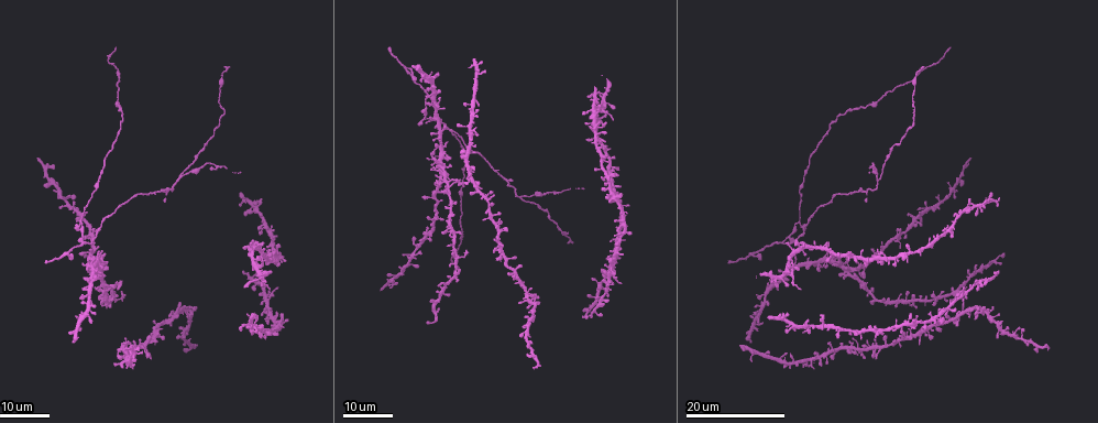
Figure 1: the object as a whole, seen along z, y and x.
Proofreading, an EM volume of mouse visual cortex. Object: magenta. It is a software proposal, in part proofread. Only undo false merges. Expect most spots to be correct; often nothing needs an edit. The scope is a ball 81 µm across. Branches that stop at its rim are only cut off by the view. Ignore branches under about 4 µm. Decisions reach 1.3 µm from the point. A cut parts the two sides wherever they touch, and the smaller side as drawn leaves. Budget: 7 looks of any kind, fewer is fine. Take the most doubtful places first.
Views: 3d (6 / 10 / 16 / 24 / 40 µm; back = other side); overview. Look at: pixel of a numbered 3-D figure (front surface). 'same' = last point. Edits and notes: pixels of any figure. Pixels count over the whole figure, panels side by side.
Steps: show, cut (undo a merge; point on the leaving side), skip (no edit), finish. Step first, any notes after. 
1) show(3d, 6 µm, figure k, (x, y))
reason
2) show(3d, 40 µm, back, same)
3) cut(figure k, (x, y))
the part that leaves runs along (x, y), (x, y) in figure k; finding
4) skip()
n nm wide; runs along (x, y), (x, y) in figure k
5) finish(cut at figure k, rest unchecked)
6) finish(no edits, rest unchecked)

show(3d, 16 µm, figure 1, (880, 180))
three-way junction

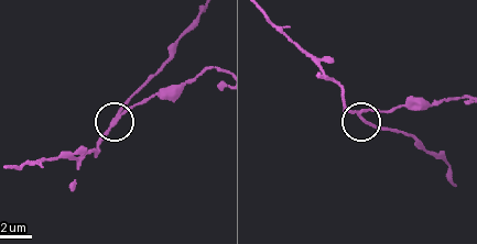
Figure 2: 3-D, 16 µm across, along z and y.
show(3d, 6 µm, figure 2, (114, 121))

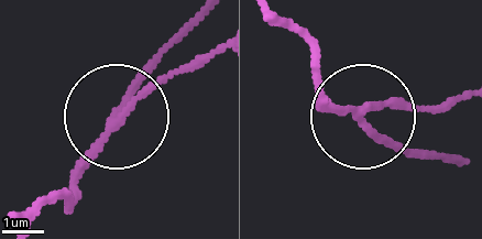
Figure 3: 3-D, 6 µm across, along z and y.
skip()
runs along (272, 11), (310, 53), (321, 102), (357, 109), (416, 155) in figure 3; one neuron here

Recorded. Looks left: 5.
show(3d, 16 µm, figure 1, (85, 240))
side arm on a straight run

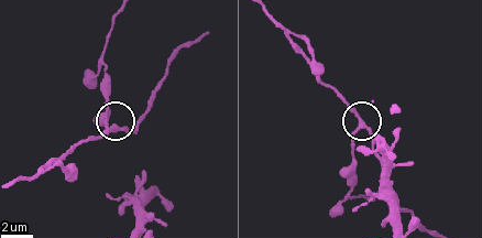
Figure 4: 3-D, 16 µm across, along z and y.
show(3d, 10 µm, figure 4, (362, 125))

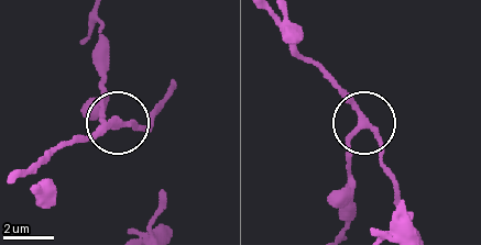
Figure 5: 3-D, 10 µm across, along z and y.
show(3d, 6 µm, figure 5, (361, 122))

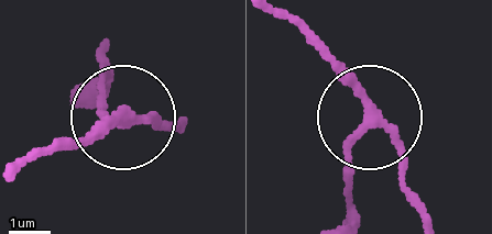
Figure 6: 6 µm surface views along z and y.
skip()
side arm 15 µm; 3 arms; continuous, no second neuron

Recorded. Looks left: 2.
show(3d, 24 µm, figure 1, (82, 223))
sudden change in width

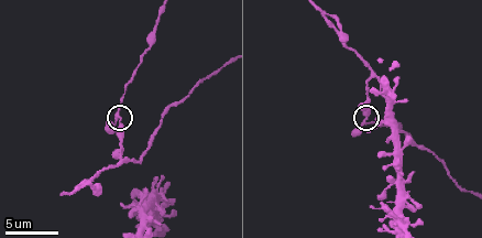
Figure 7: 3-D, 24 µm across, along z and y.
show(3d, 6 µm, figure 7, (120, 120))

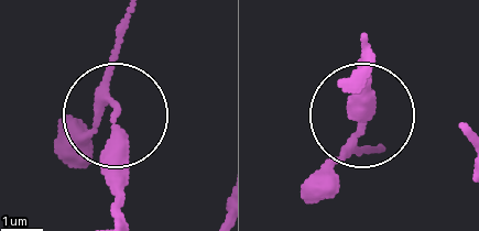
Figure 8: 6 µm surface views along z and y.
skip()
continuous, no second neuron

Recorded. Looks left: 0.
finish(no edits, rest unchecked)

